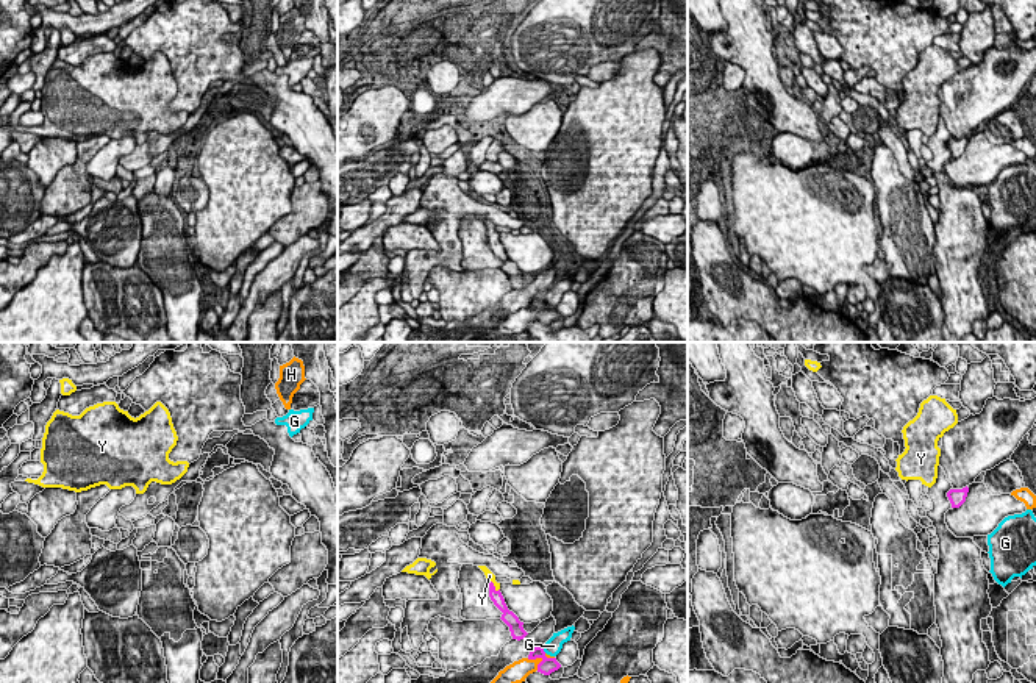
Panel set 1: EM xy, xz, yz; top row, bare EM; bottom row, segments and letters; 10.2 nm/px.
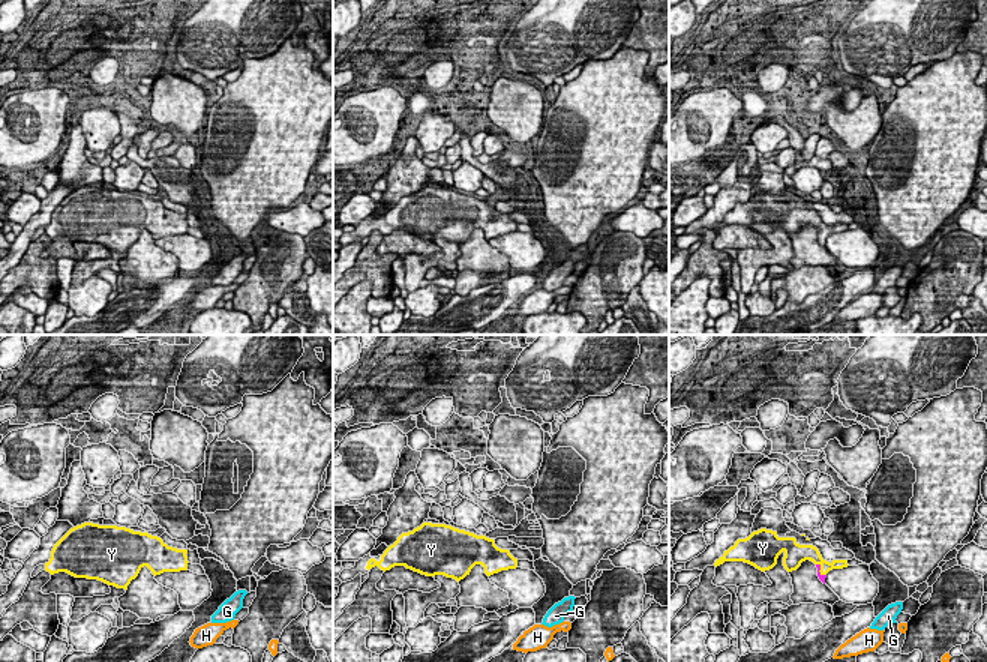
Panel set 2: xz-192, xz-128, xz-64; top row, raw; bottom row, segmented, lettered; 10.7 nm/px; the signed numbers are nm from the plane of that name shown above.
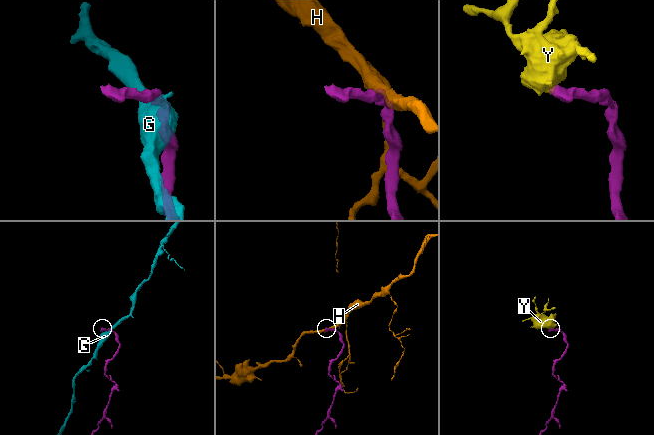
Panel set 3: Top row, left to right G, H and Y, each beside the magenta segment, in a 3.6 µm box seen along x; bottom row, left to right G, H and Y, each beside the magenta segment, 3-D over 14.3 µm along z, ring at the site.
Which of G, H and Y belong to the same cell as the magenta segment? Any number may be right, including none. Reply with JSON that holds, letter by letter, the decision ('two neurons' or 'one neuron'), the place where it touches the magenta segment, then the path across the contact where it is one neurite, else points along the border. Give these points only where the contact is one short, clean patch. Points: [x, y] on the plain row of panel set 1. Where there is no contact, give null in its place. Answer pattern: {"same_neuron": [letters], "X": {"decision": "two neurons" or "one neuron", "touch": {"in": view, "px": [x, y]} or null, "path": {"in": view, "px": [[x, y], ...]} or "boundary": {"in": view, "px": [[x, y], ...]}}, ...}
{"same_neuron": ["Y"], "G": {"decision": "two neurons", "touch": {"in": "xz", "px": [543, 300]}, "boundary": {"in": "xz", "px": [[541, 297], [546, 302]]}}, "H": {"decision": "two neurons", "touch": {"in": "xz", "px": [535, 308]}, "boundary": {"in": "xz", "px": [[527, 308], [543, 310]]}}, "Y": {"decision": "one neuron", "touch": {"in": "xz", "px": [492, 235]}, "path": {"in": "xz", "px": [[496, 246], [492, 235], [489, 225]]}}}

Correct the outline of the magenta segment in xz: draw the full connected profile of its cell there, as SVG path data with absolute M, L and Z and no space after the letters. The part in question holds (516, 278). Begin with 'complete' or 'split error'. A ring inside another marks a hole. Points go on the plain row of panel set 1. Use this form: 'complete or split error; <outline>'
split error; M486 216L478 217L484 222L488 228L489 247L494 255L503 263L500 269L509 277L513 289L523 289L528 284L522 277L523 272L520 272L519 267L508 259L505 249L500 242L500 233L495 231L495 225Z

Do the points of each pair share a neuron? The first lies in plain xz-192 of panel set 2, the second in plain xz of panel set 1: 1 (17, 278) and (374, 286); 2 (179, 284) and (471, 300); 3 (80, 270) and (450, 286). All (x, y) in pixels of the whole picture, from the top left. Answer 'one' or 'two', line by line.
1: two
2: two
3: two

